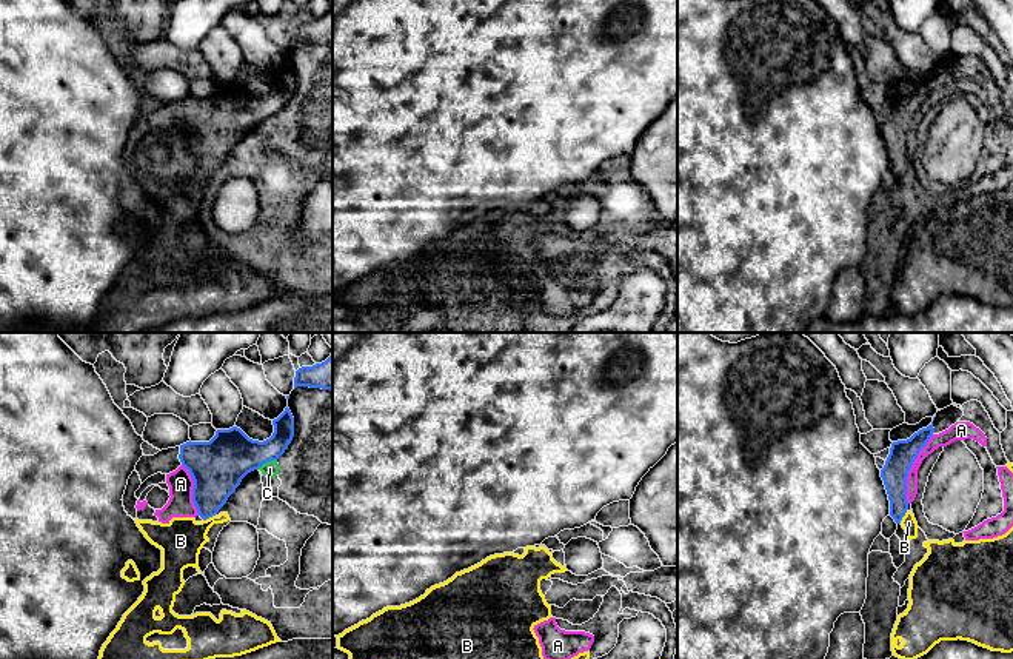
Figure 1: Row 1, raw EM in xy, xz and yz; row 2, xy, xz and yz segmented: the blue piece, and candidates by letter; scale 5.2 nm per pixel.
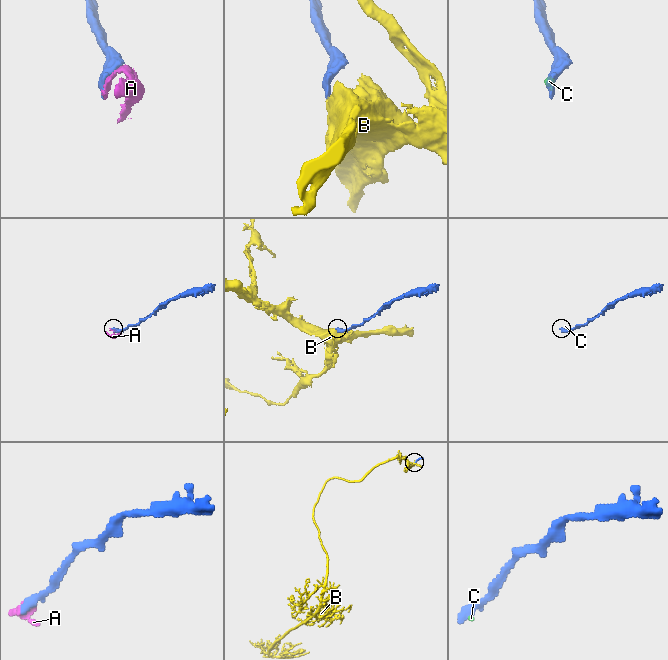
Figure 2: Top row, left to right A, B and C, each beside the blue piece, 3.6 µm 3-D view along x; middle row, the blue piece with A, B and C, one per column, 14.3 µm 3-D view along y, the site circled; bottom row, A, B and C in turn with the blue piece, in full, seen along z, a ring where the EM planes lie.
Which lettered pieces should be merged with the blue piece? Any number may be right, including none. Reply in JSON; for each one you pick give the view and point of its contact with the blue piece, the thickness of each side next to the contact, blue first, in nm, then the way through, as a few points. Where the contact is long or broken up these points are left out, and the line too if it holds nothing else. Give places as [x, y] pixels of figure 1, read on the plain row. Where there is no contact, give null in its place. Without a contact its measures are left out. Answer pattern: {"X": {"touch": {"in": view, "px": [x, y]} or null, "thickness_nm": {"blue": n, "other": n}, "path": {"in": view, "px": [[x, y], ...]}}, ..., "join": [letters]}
{"B": {"touch": {"in": "xy", "px": [208, 173]}, "thickness_nm": {"blue": 260, "other": 220}, "path": {"in": "xy", "px": [[217, 127], [208, 151], [208, 173], [191, 191], [180, 196]]}}, "join": ["B"]}

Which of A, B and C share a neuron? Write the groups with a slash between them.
A C / B

